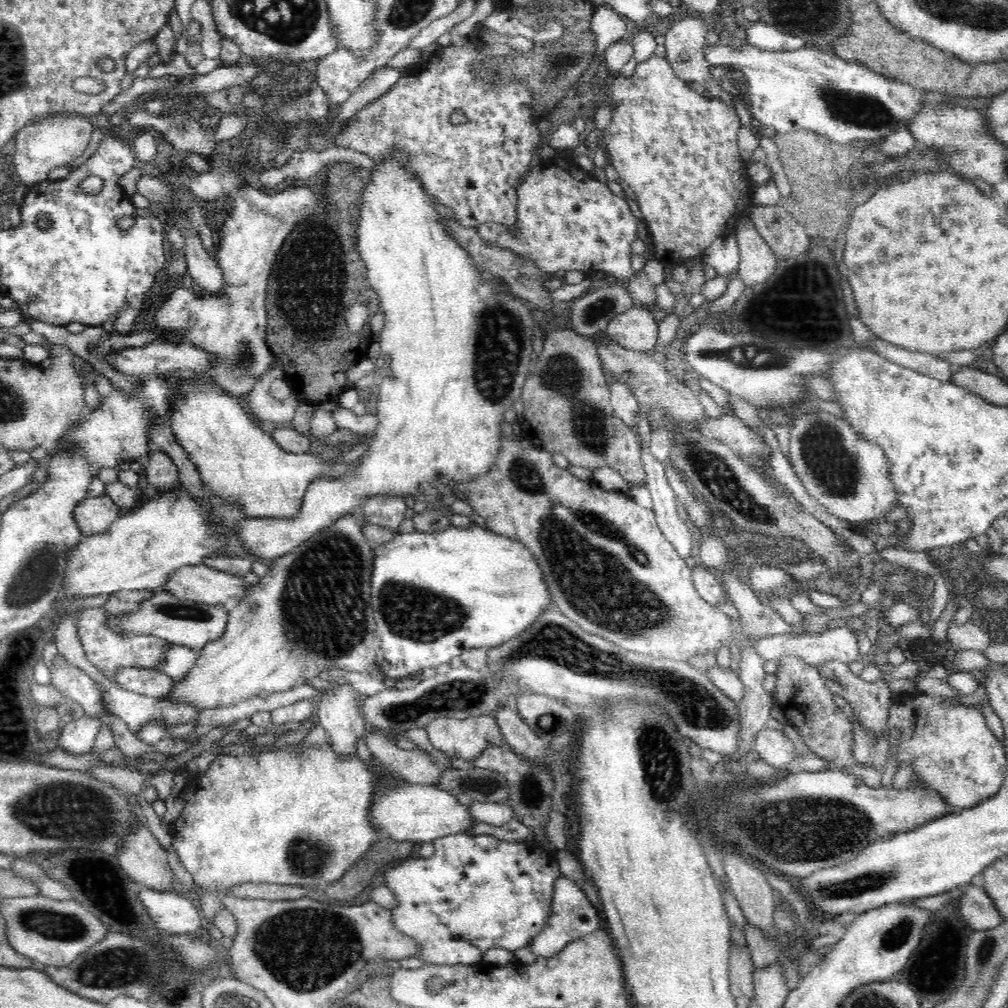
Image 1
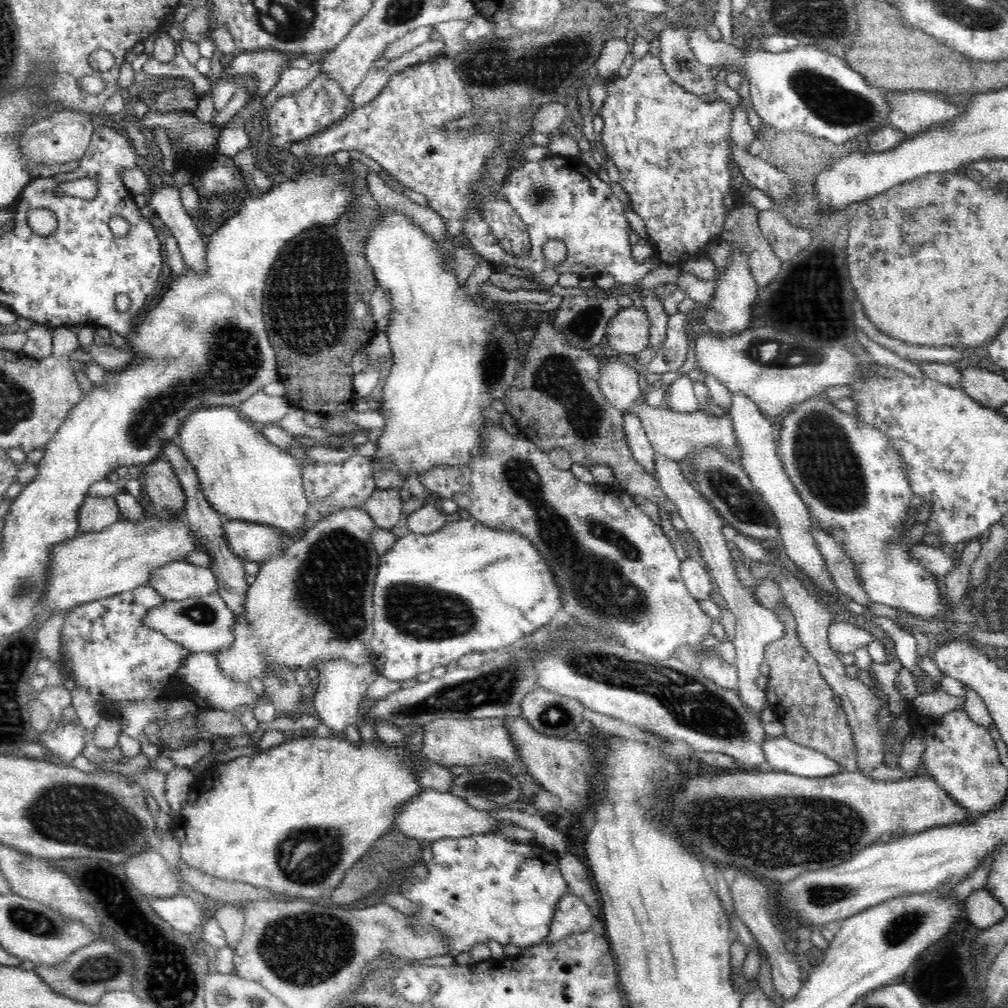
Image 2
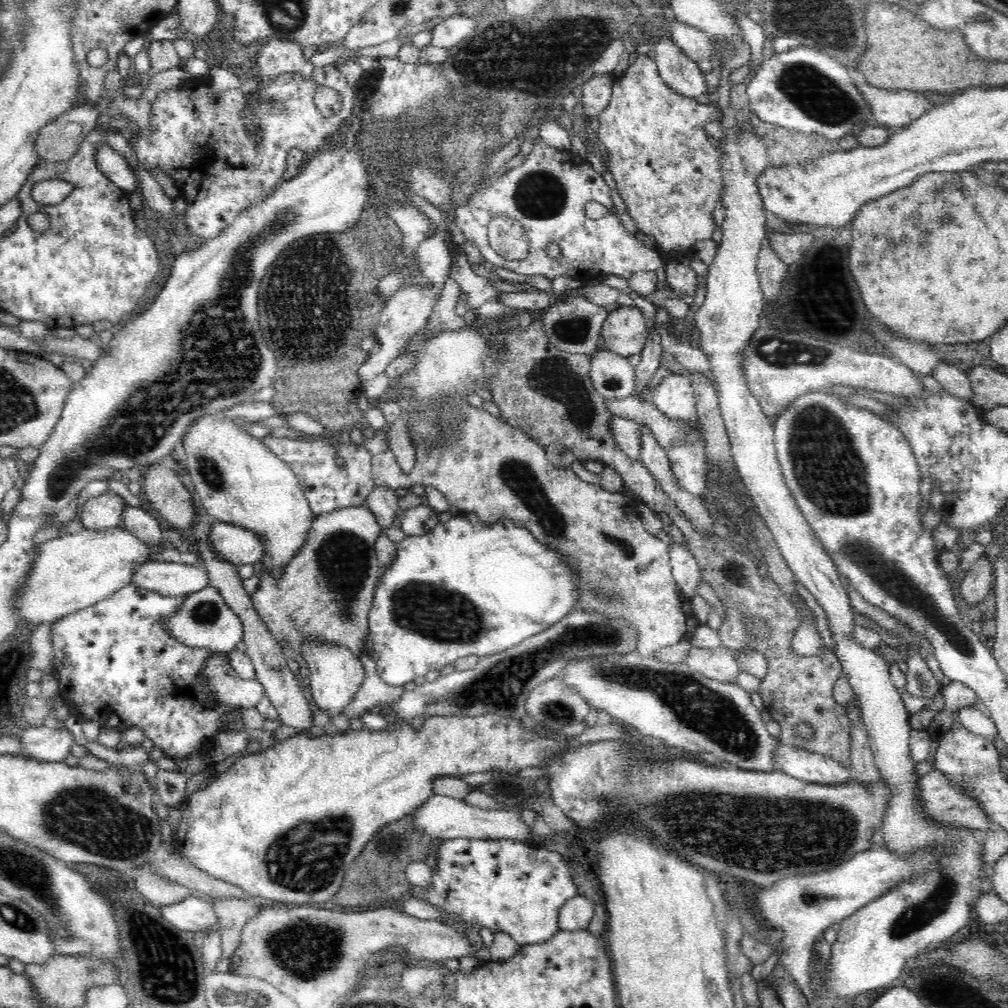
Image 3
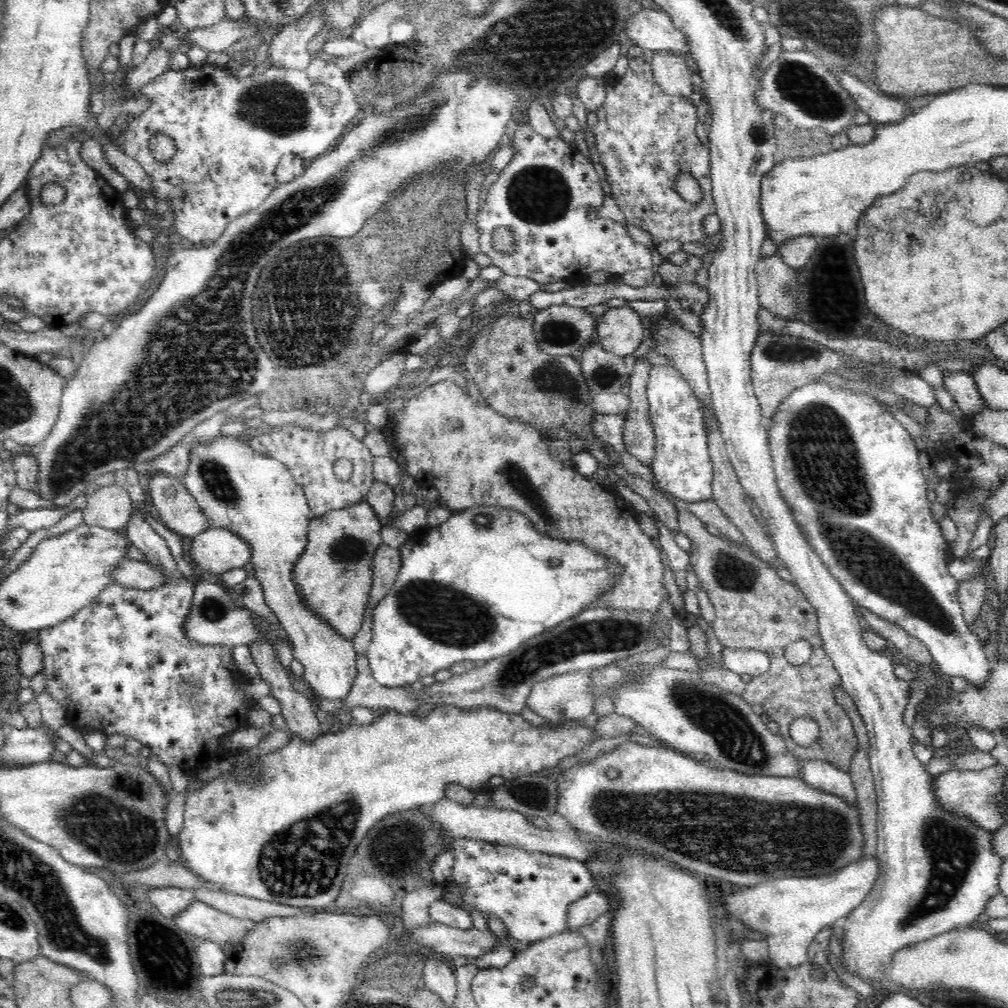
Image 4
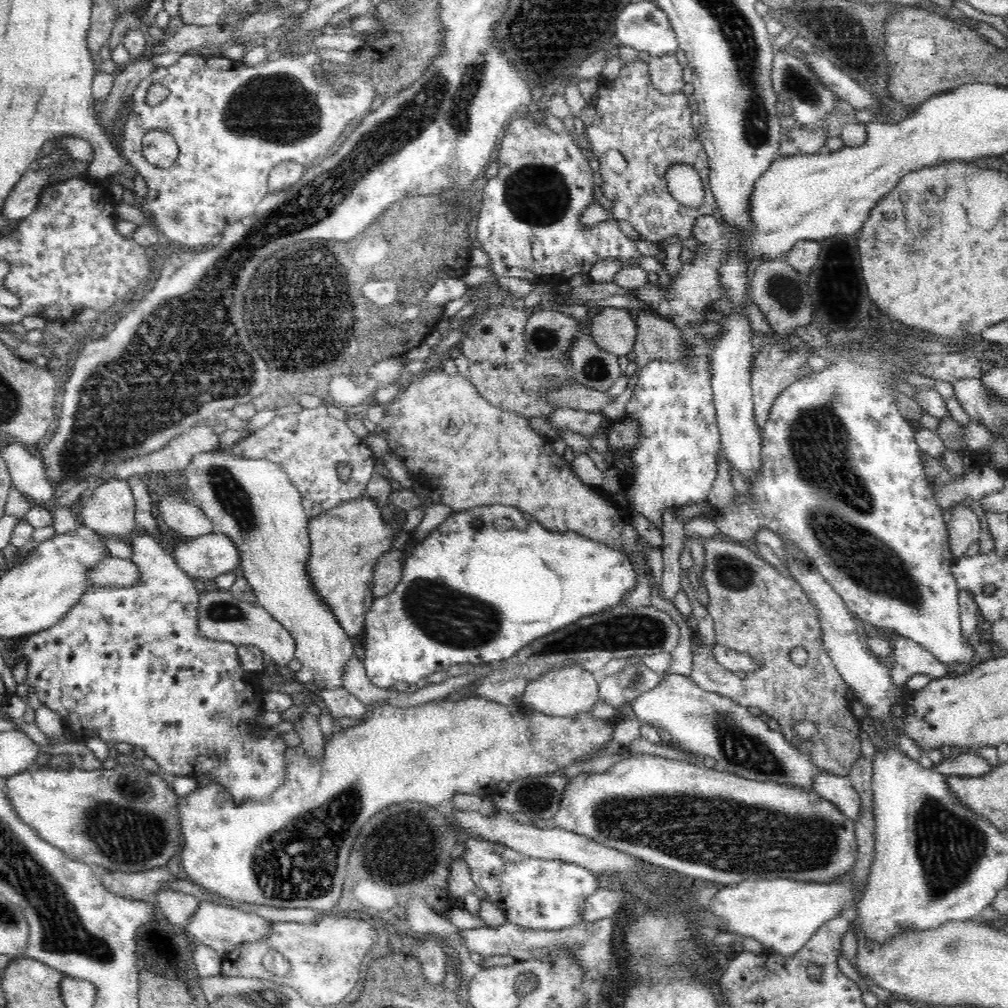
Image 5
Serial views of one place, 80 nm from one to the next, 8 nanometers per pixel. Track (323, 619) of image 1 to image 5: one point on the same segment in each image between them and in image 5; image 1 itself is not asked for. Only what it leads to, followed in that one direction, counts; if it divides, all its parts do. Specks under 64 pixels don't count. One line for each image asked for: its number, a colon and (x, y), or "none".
2: (313, 604)
3: (326, 591)
4: (334, 574)
5: (346, 541)

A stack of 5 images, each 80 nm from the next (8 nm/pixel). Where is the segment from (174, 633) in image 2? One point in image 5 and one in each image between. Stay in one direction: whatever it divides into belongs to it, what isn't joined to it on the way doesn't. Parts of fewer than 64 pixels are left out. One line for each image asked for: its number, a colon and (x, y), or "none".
3: (205, 621)
4: (215, 618)
5: (221, 616)

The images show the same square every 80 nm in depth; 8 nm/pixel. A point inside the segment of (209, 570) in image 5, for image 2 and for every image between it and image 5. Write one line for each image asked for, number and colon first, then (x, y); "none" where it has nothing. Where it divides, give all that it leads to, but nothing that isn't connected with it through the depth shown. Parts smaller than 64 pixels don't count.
2: (251, 542)
3: (238, 545)
4: (218, 550)

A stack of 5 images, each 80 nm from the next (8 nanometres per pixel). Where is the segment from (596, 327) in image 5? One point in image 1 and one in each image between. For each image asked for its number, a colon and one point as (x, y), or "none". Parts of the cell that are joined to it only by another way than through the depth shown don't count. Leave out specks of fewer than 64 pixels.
1: (636, 329)
2: (627, 332)
3: (625, 330)
4: (620, 331)

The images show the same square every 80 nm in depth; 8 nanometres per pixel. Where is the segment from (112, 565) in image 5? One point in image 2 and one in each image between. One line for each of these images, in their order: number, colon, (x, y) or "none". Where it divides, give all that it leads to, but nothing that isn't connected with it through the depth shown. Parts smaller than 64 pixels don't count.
2: (177, 581)
3: (168, 578)
4: (131, 573)

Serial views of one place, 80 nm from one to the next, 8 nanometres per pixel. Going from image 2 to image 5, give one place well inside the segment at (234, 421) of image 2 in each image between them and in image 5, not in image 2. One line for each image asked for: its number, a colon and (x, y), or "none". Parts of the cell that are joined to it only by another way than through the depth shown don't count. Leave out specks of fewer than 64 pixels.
3: (238, 480)
4: (256, 496)
5: (252, 501)

